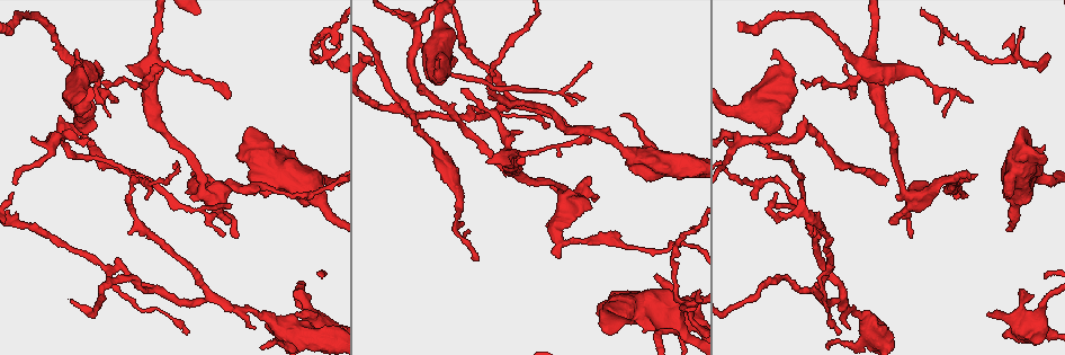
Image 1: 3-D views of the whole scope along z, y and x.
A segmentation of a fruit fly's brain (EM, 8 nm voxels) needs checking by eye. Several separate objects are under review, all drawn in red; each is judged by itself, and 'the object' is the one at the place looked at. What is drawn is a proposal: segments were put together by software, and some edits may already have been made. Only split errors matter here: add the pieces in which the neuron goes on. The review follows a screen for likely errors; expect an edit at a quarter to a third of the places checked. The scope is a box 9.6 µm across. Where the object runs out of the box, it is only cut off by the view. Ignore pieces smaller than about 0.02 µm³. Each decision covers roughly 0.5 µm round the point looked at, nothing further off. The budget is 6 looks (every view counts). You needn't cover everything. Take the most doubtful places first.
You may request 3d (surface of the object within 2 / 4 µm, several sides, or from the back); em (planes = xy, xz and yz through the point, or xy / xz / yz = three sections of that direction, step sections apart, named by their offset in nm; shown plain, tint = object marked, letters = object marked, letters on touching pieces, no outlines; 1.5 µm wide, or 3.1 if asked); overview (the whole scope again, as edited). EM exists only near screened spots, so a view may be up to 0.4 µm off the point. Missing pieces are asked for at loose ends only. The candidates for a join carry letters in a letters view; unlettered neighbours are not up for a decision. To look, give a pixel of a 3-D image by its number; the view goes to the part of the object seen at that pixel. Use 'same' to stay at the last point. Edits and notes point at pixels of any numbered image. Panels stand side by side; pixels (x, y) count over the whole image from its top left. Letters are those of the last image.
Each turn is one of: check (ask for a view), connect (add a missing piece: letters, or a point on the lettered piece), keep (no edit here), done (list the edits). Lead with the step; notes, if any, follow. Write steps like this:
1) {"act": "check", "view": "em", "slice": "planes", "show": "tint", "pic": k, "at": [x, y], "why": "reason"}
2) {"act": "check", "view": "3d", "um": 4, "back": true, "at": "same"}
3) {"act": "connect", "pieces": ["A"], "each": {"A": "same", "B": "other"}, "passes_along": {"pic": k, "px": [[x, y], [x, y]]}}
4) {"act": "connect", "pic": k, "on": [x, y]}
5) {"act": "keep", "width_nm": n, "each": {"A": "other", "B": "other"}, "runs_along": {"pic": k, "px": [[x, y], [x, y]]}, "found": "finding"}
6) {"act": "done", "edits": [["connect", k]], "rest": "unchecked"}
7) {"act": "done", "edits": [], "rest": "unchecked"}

{"act": "check", "view": "em", "slice": "planes", "show": "letters", "pic": 1, "at": [296, 316], "why": "an open end"}

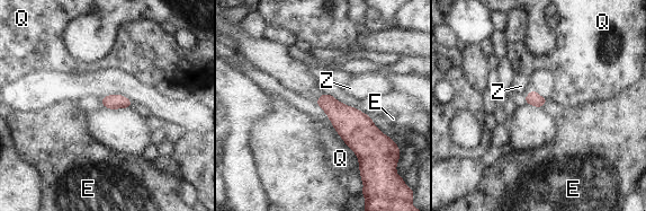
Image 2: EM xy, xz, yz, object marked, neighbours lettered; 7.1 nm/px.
{"act": "keep", "each": {"E": "other", "Q": "other", "Z": "other"}, "border": {"pic": 2, "px": [[531, 89], [526, 95]]}, "found": "no lettered piece goes on from it"}

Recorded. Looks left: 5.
{"act": "check", "view": "3d", "um": 2, "pic": 1, "at": [11, 193], "why": "thin end"}

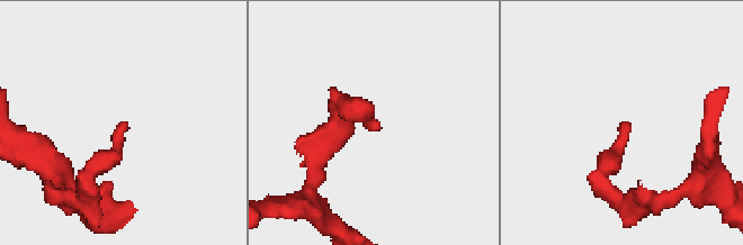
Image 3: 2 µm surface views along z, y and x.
{"act": "check", "view": "em", "slice": "planes", "show": "letters", "pic": 3, "at": [378, 129], "why": "need the tissue"}

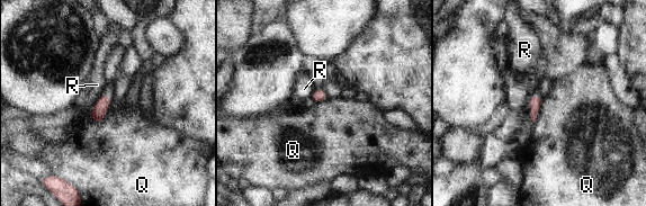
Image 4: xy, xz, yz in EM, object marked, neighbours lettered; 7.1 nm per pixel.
{"act": "keep", "longest_contact_nm": ["Q", 190], "each": {"Q": "other", "R": "other"}, "found": "none of them fits"}

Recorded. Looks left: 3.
{"act": "check", "view": "em", "slice": "xy", "step": 4, "show": "letters", "pic": 1, "at": [76, 51], "why": "stops while still wide"}

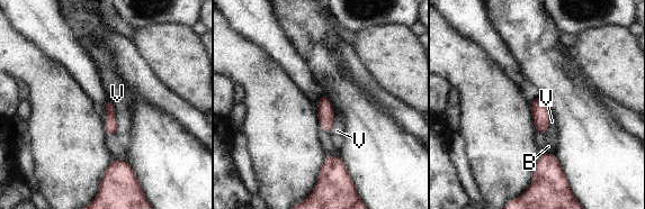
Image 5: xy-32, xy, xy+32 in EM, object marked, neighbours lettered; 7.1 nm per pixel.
{"act": "check", "view": "em", "slice": "planes", "show": "letters", "at": "same", "why": "cut it another way"}

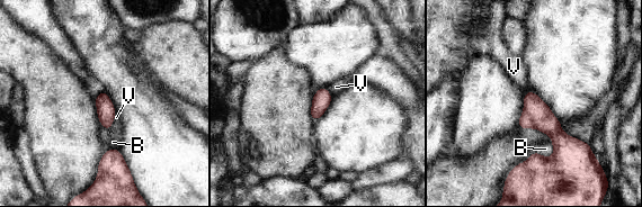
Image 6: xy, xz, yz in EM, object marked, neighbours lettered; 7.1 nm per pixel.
{"act": "keep", "each": {"B": "other", "V": "other"}, "border": {"pic": 6, "px": [[115, 114], [112, 126], [108, 129]]}, "found": "no lettered piece goes on from it"}

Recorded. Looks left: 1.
{"act": "done", "edits": [], "rest": "unchecked"}

